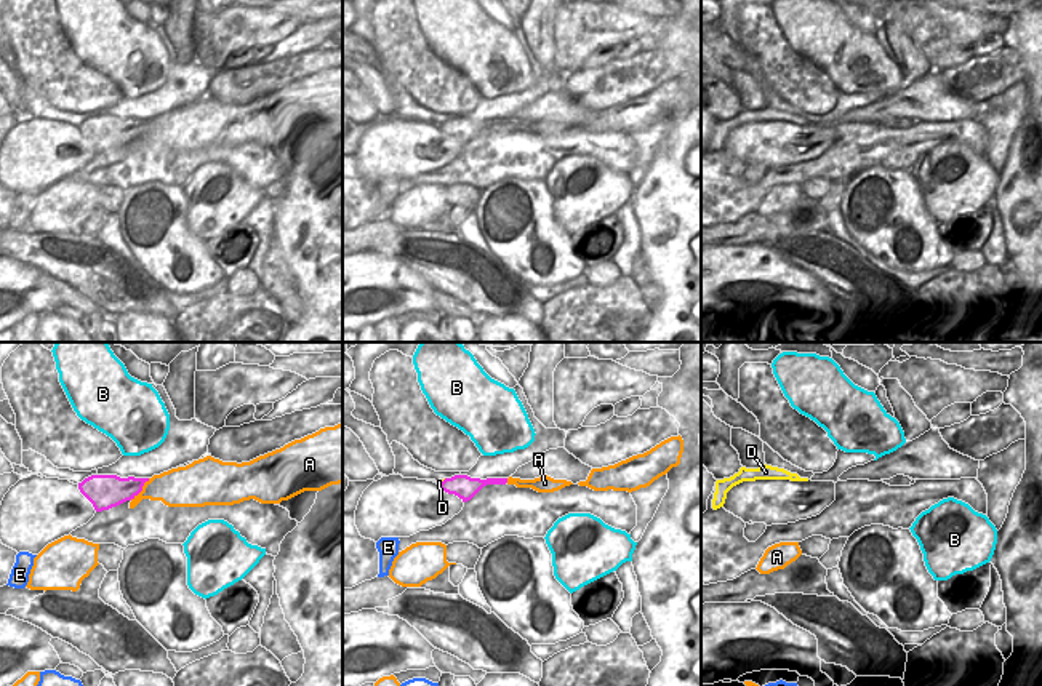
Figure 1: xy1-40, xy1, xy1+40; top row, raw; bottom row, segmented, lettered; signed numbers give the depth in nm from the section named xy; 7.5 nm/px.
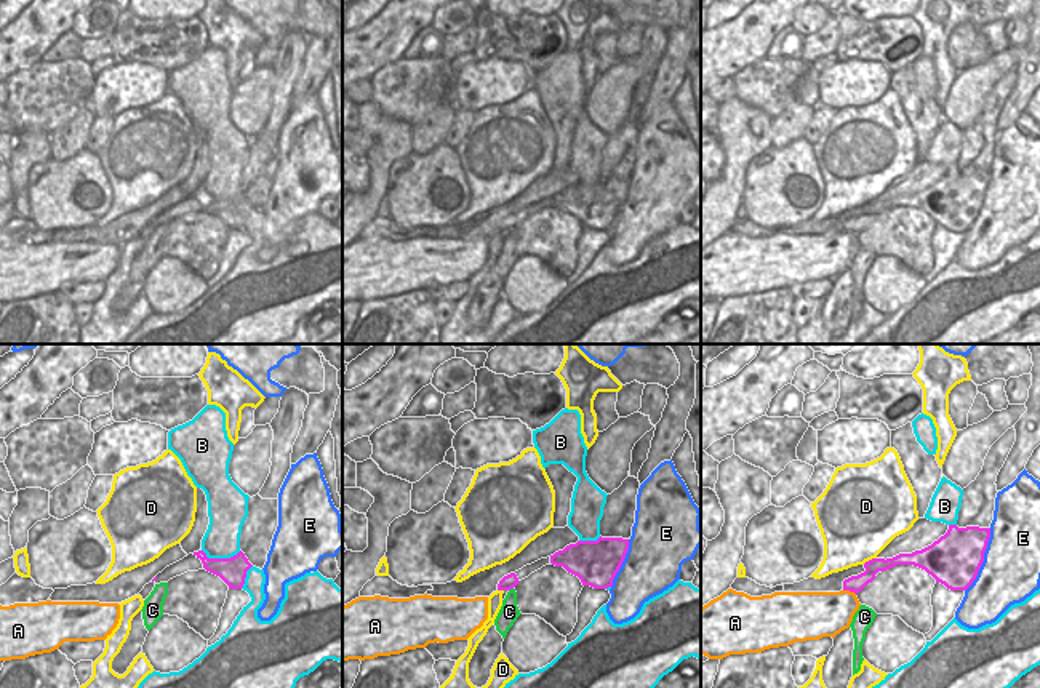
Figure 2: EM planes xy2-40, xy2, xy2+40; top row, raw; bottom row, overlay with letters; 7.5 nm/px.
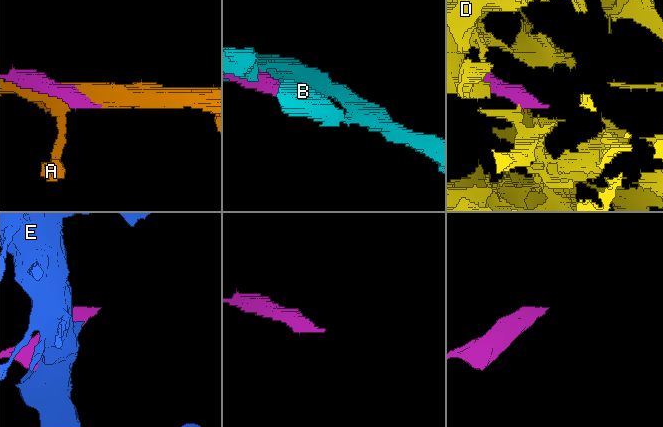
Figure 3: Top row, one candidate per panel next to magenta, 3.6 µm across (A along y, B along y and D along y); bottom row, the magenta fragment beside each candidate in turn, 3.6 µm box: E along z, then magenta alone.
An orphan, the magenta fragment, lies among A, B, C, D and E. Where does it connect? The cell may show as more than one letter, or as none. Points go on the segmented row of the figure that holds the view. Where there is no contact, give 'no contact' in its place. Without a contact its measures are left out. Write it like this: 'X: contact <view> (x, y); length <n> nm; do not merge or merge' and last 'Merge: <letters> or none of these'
A: contact xy1-40 (141, 490); length 220 nm; do not merge
B: contact xy2-40 (221, 559); length 300 nm; do not merge
C: contact xy2 (511, 588); length 50 nm; do not merge
D: contact xy2+40 (869, 560); length 120 nm; do not merge
E: contact xy2+40 (983, 560); length 500 nm; do not merge
Merge: none of these

